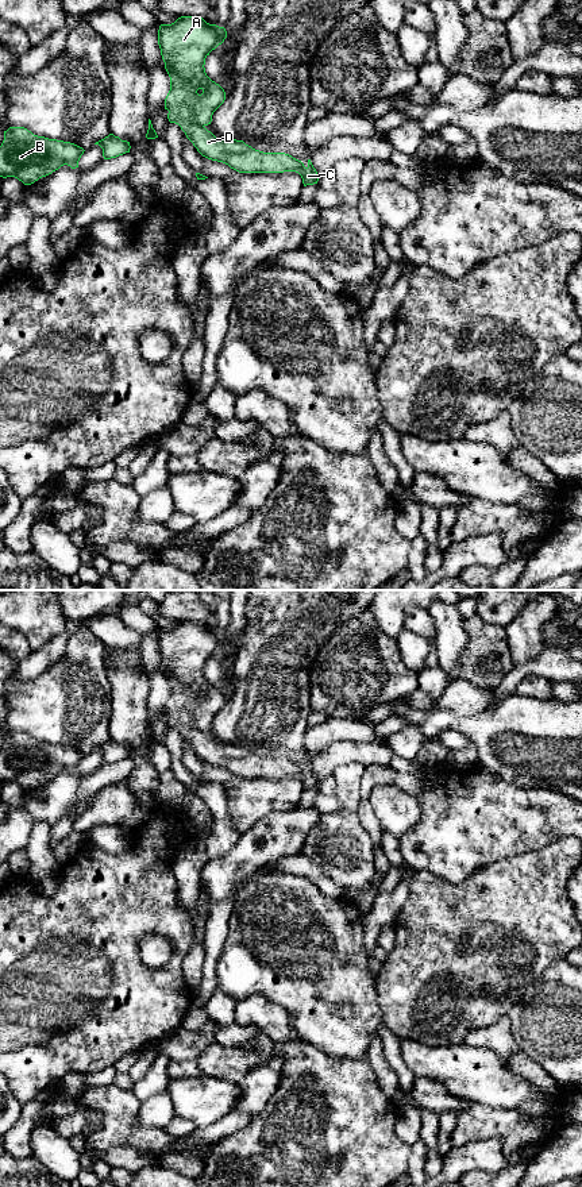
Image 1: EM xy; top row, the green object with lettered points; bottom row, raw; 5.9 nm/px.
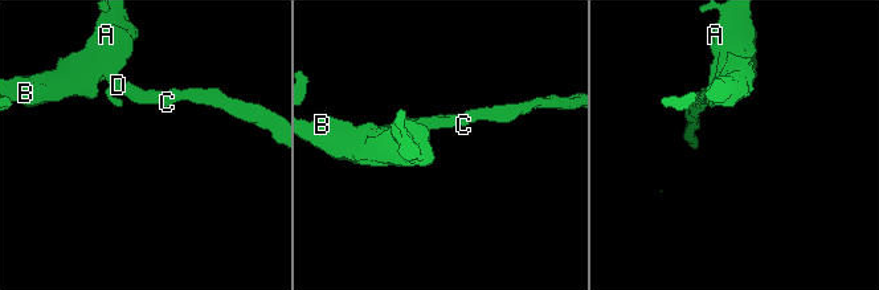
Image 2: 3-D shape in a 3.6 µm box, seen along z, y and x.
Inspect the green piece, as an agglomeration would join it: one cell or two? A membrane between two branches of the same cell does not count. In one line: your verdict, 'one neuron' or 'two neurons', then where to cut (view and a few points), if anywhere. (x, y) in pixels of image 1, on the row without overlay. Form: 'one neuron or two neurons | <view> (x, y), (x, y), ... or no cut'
one neuron | no cut

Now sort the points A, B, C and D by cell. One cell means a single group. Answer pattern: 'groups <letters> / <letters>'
groups A B C D

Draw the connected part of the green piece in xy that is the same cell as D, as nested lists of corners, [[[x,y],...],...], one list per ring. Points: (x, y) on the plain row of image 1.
[[[181,621],[171,629],[161,629],[158,650],[170,682],[170,695],[165,704],[167,724],[185,737],[197,756],[212,766],[223,767],[239,778],[284,778],[296,776],[301,781],[304,791],[317,789],[319,781],[311,764],[308,771],[285,758],[263,758],[236,744],[219,744],[205,732],[211,729],[213,717],[224,708],[224,694],[205,678],[205,663],[224,647],[224,632],[207,628],[203,623]]]

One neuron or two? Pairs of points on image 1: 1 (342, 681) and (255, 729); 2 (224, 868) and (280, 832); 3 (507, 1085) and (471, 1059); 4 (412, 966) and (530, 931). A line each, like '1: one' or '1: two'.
1: two
2: one
3: one
4: one

